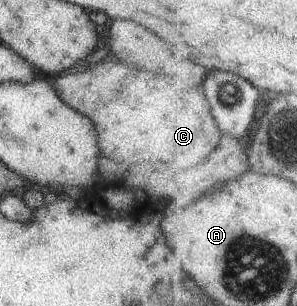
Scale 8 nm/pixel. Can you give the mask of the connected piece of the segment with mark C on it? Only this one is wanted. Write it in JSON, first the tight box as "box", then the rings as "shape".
{"box":[51,60,221,166],"shape":[[[105,60],[105,64],[95,64],[95,68],[65,74],[64,76],[51,76],[51,84],[57,96],[77,112],[83,112],[93,126],[97,128],[96,139],[99,146],[99,156],[105,156],[113,162],[167,162],[169,166],[197,166],[203,162],[221,140],[221,132],[211,118],[211,106],[201,88],[185,88],[169,84],[169,78],[151,74],[147,70],[135,70],[121,62]]]}

